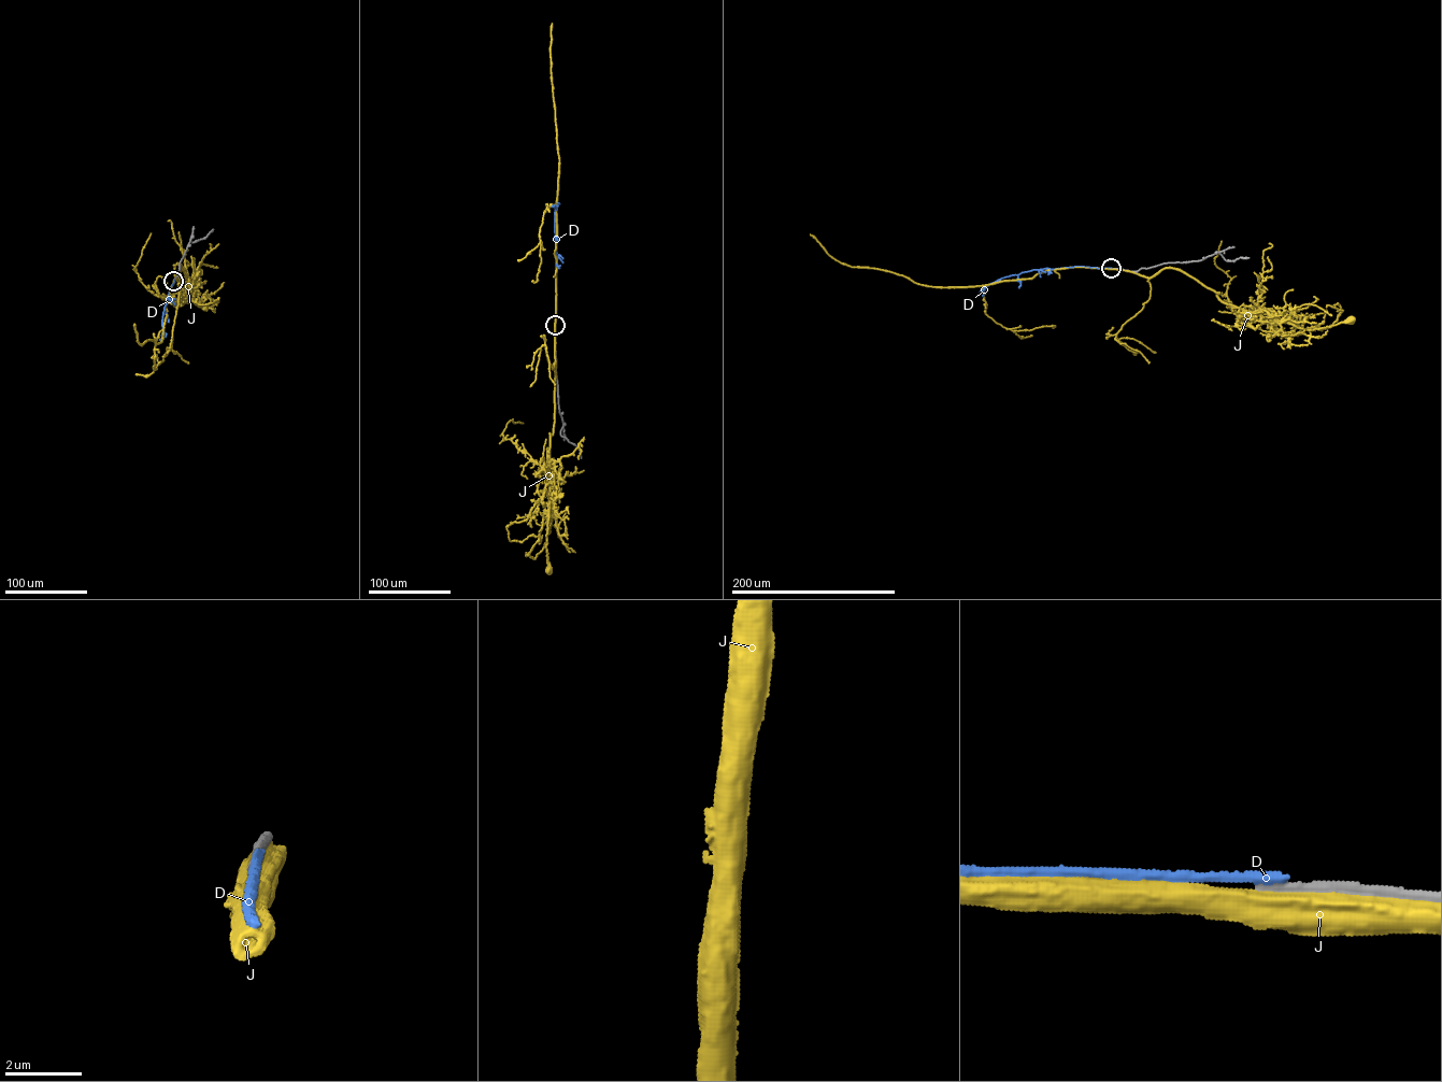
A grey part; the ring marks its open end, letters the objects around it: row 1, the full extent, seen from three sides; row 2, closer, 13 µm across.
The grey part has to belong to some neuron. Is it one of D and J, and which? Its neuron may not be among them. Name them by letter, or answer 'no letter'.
no letter

